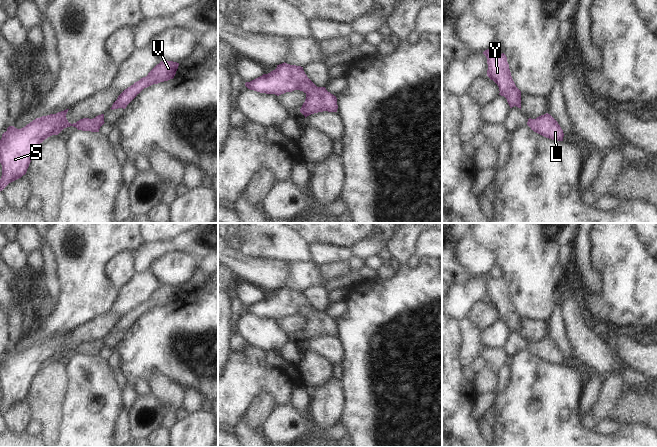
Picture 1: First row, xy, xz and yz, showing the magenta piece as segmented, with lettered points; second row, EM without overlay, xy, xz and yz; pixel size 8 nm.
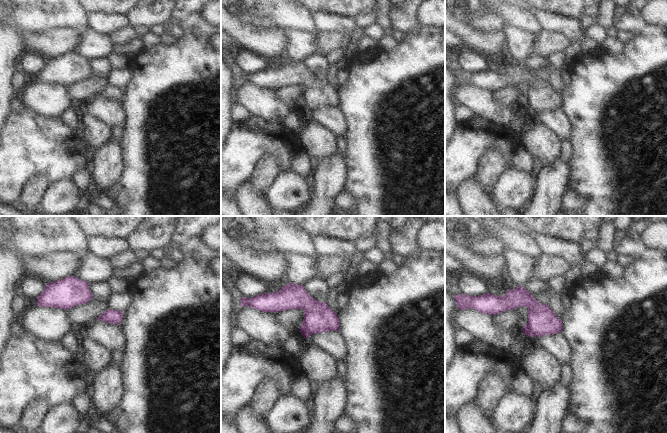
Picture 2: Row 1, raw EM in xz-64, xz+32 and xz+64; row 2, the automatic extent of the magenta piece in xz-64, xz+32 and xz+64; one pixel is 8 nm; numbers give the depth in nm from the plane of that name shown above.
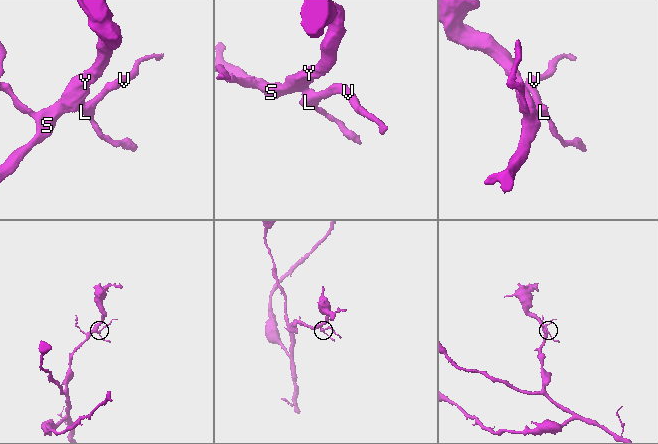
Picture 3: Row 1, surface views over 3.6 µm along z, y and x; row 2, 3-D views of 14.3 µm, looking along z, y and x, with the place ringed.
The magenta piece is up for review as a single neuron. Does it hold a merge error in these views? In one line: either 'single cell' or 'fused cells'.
single cell

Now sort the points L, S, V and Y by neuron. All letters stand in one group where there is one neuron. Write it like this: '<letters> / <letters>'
L S V Y

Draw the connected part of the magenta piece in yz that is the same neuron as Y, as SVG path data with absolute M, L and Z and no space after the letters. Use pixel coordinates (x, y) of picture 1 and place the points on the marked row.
M489 49L483 54L487 58L487 76L498 85L499 95L507 99L510 108L516 106L521 109L521 91L512 79L506 55L493 54Z

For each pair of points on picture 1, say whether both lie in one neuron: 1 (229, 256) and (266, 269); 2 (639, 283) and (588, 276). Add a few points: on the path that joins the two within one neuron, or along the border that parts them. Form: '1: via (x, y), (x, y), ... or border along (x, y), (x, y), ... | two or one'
1: via (238, 263), (246, 269), (257, 269) | one
2: border along (591, 256), (600, 276), (597, 293) | two

